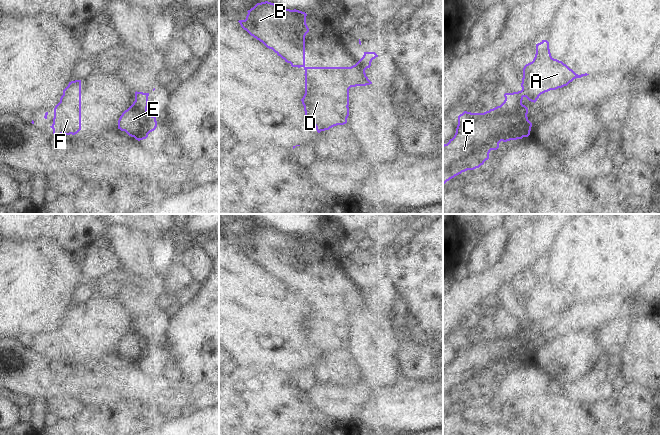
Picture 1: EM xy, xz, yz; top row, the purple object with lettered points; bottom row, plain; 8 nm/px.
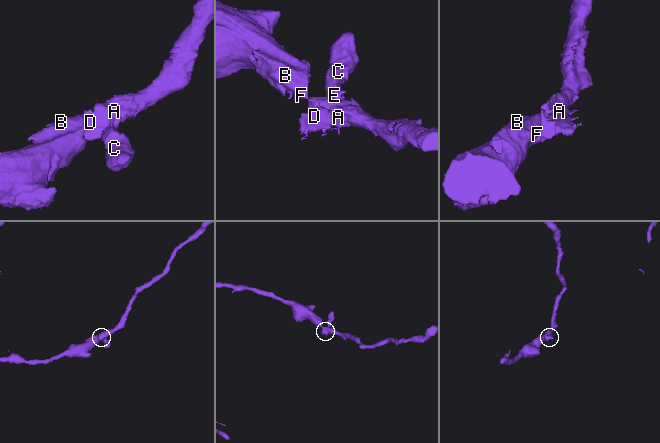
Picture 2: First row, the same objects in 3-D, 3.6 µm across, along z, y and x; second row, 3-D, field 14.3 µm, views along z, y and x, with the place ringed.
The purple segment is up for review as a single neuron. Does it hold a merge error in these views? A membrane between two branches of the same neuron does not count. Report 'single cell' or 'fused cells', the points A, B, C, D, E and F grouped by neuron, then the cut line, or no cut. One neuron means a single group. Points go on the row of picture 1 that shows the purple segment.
fused cells; A B D F / C E; cut in yz along (514, 92), (521, 102)

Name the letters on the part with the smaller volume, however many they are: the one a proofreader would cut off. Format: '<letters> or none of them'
C, E

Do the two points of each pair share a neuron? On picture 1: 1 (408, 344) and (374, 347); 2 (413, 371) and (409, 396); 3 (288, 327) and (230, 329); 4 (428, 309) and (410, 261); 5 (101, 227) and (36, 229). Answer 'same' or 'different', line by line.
1: different
2: different
3: same
4: same
5: same

